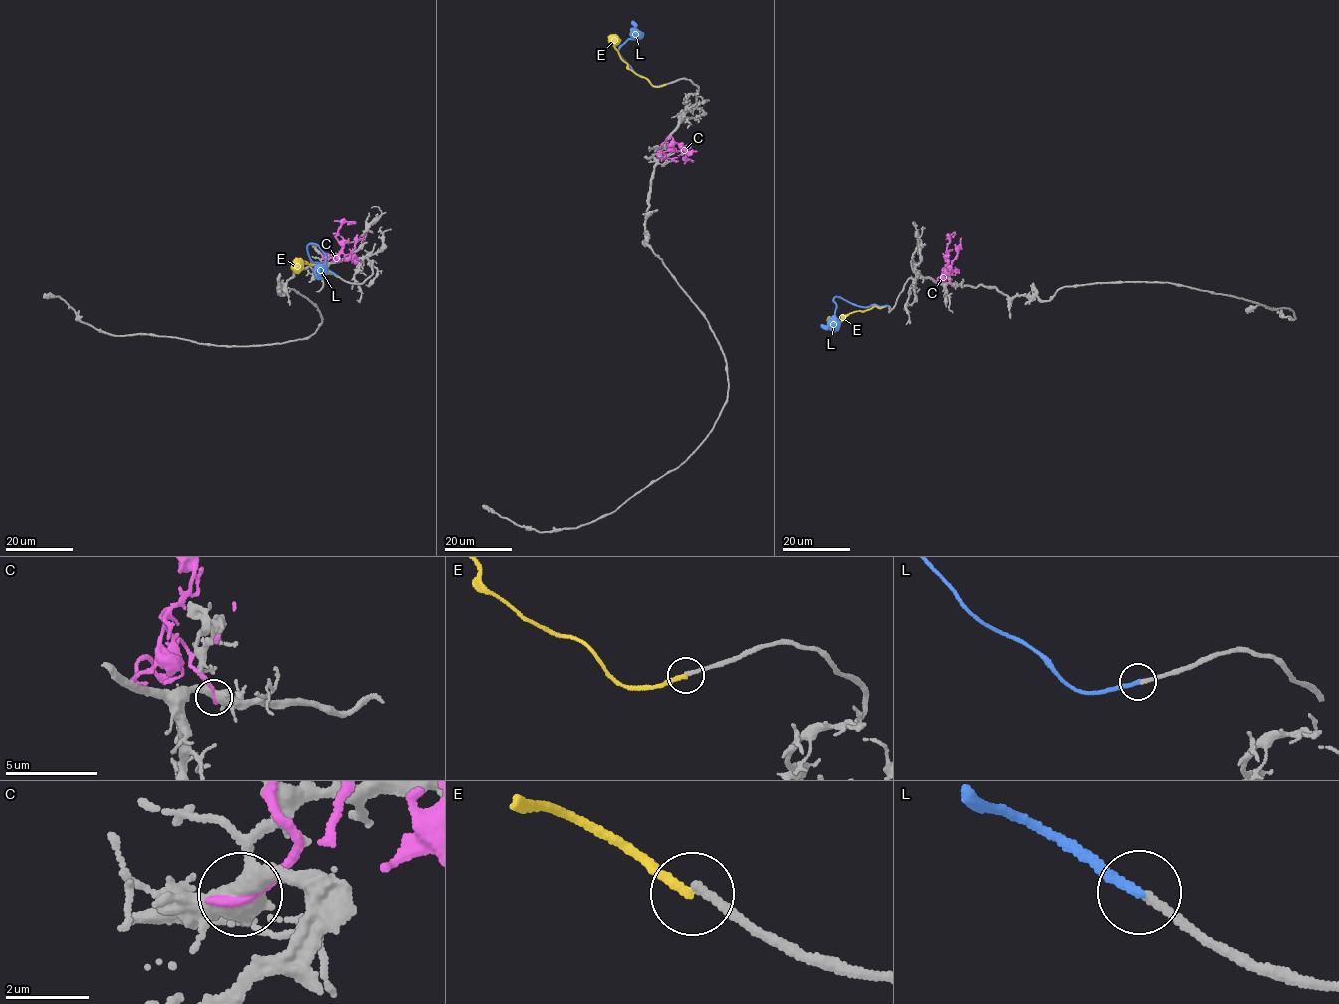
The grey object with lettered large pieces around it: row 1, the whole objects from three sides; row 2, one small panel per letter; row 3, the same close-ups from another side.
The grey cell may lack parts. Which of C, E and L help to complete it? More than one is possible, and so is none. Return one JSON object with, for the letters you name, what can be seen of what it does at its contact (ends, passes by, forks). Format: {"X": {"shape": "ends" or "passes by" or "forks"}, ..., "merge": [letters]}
{"L": {"shape": "ends"}, "merge": ["L"]}

